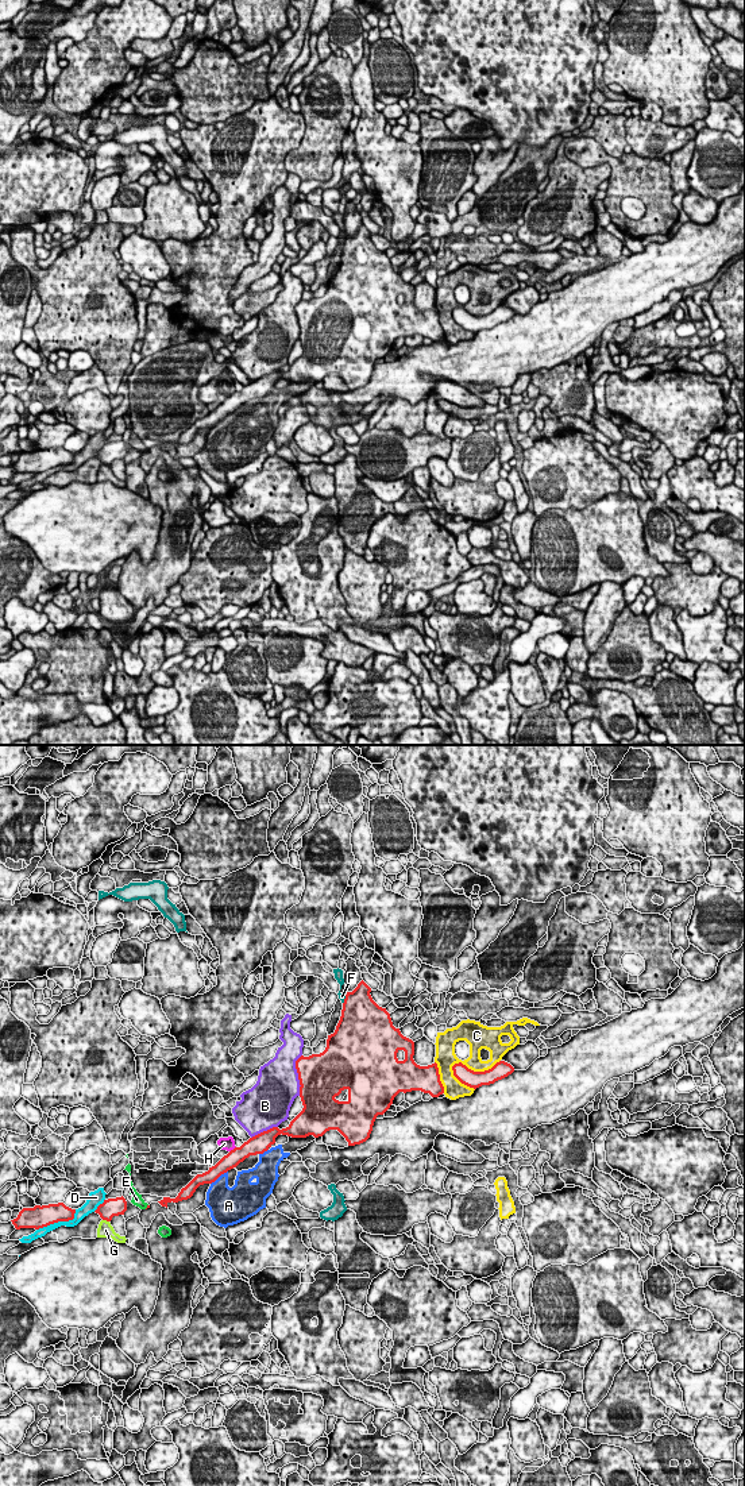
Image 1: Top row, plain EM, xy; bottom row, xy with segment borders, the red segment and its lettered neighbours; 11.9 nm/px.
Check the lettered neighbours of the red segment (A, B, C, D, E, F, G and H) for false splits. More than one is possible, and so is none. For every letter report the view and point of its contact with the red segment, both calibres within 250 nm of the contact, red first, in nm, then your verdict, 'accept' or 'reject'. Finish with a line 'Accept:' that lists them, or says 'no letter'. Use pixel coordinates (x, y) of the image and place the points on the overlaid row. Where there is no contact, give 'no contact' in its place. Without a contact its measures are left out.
A: contact xy (219, 1176); calibres 190 and 320 nm; reject
B: contact xy (298, 1075); calibres 500 and 480 nm; reject
C: contact xy (471, 1070); calibres 200 and 190 nm; reject
D: contact xy (58, 1220); calibres 260 and 120 nm; reject
E: contact xy (147, 1207); calibres 30 and 130 nm; reject
F: contact xy (344, 999); calibres 440 and 90 nm; reject
G: contact xy (105, 1219); calibres 220 and 180 nm; reject
H: contact xy (234, 1149); calibres 200 and 160 nm; reject
Accept: no letter

